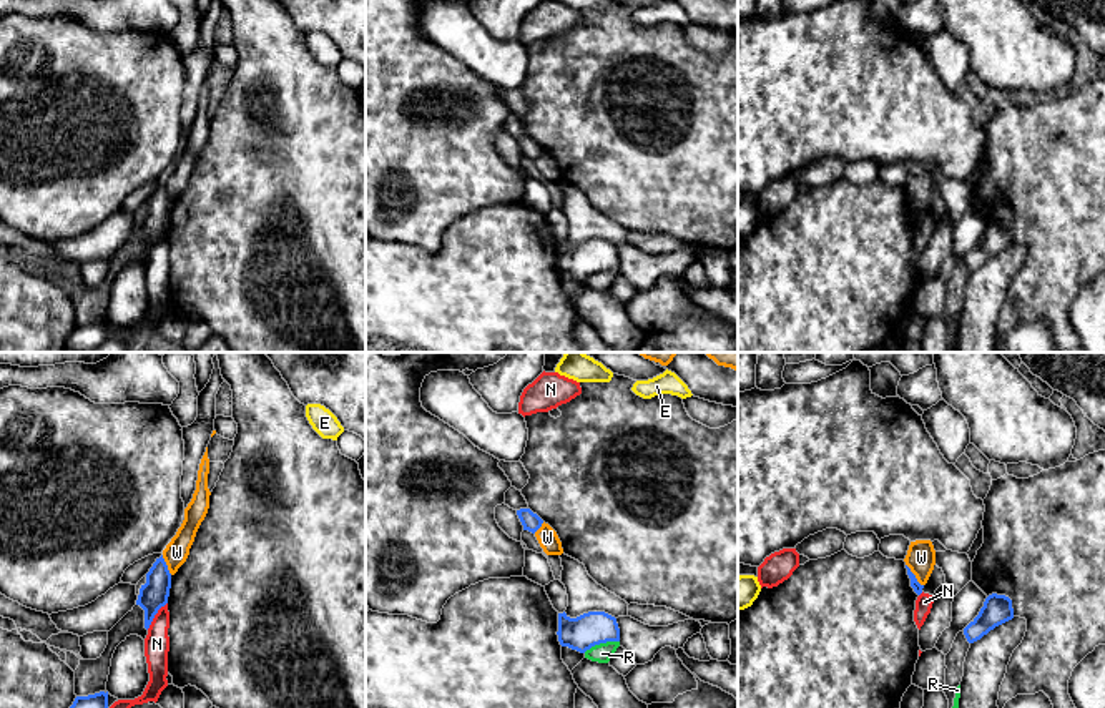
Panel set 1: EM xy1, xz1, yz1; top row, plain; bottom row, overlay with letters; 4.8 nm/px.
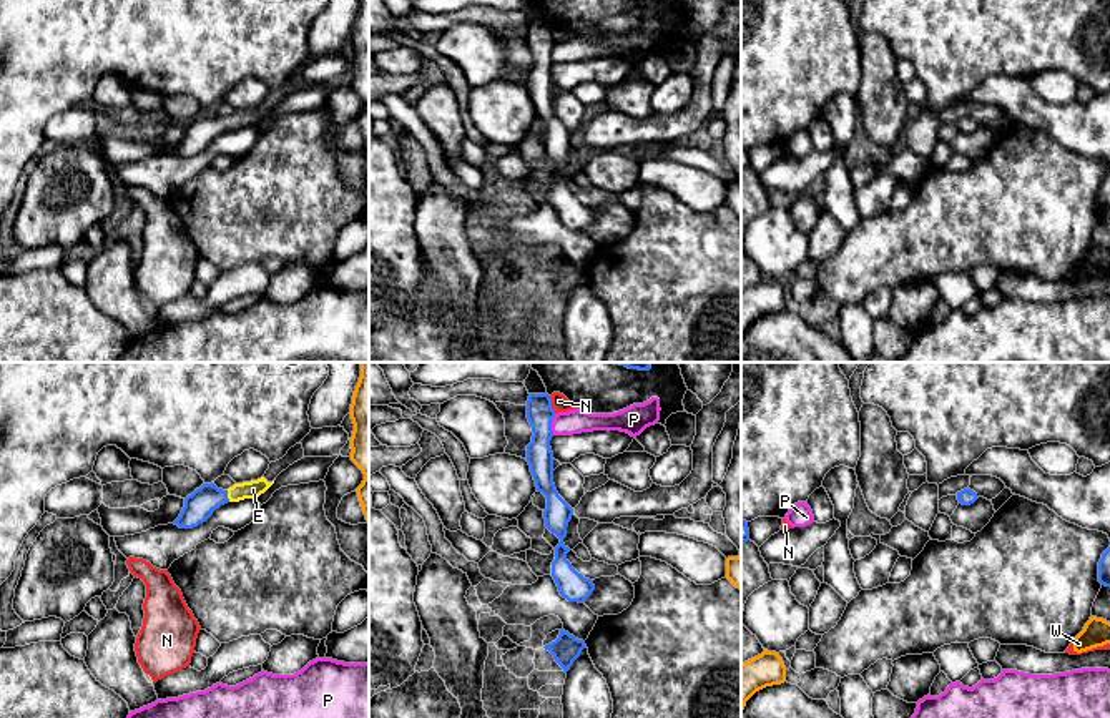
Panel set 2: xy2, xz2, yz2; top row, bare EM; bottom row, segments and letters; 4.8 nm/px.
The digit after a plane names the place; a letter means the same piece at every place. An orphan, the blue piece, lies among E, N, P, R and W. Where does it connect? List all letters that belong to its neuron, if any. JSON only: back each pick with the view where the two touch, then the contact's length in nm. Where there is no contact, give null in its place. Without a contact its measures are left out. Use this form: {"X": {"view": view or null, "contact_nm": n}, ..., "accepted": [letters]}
{"E": {"view": "xy2", "contact_nm": 60}, "accepted": ["E"]}

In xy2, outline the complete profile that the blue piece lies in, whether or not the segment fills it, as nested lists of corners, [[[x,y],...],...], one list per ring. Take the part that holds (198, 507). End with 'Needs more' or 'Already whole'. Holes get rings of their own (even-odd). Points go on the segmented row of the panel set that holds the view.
[[[264,477],[251,482],[234,484],[228,490],[218,489],[213,482],[203,484],[184,499],[184,507],[173,524],[179,529],[198,527],[199,524],[206,522],[221,505],[244,499],[256,499],[273,484],[274,480],[268,482]]]. Needs more

